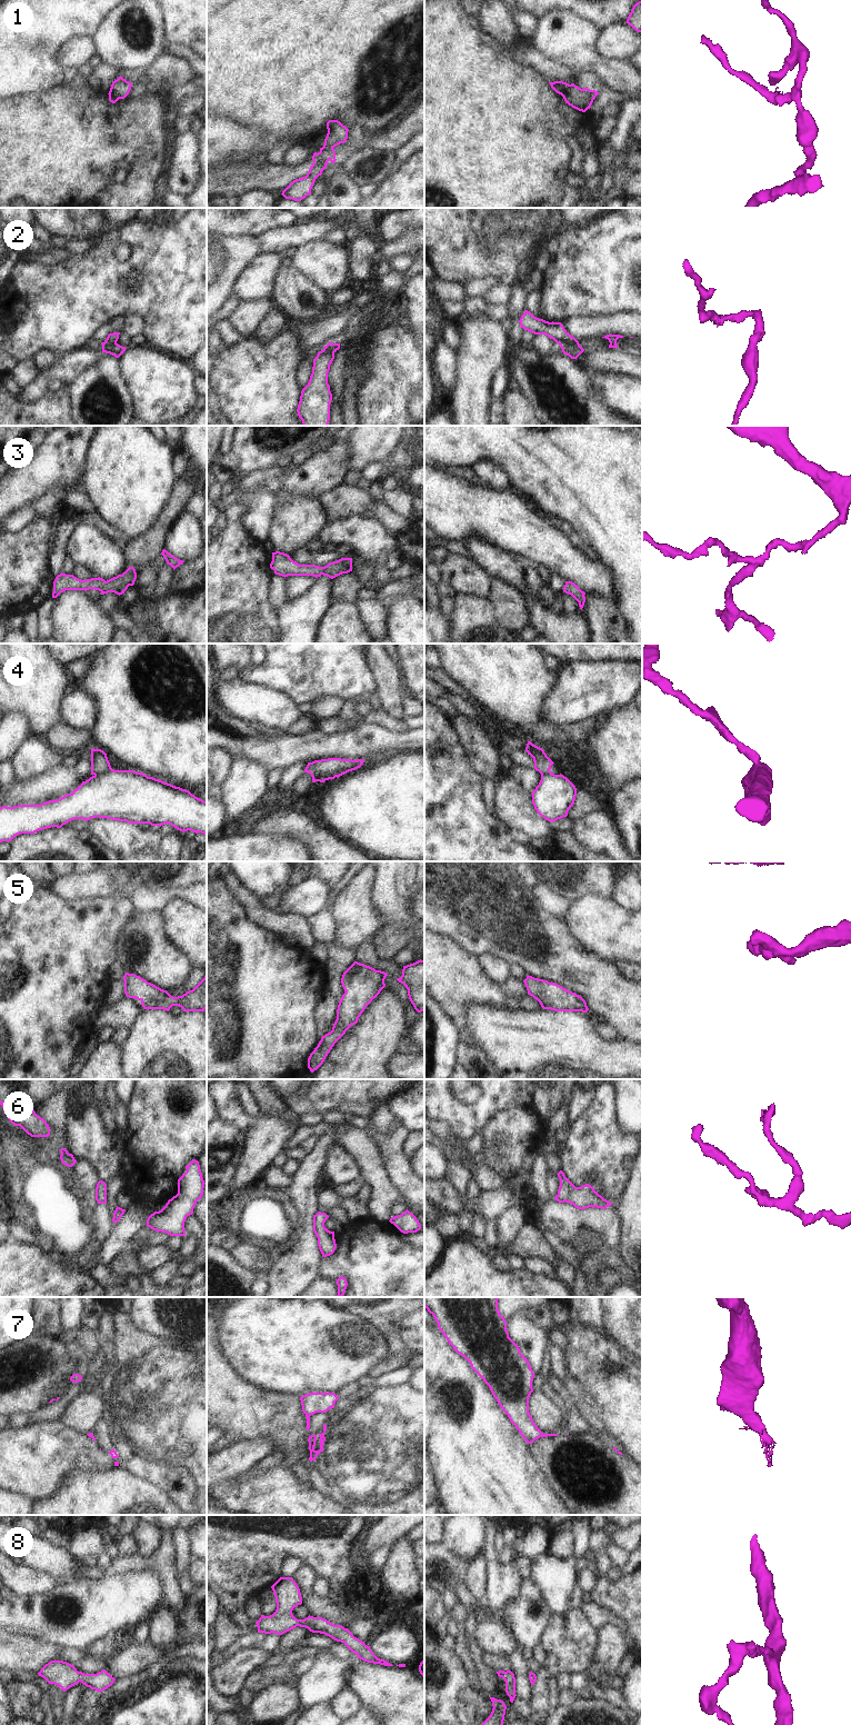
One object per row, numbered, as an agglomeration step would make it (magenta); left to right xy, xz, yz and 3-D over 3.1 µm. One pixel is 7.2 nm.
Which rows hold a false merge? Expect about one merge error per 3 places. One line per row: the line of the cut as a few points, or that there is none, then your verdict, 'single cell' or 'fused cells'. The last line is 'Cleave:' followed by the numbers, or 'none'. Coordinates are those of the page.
1: no cut | single cell
2: no cut | single cell
3: no cut | single cell
4: xy (111, 768), (94, 775) | fused cells
5: no cut | single cell
6: no cut | single cell
7: xy (88, 1434), (92, 1436) | fused cells
8: no cut | single cell
Cleave: 4, 7

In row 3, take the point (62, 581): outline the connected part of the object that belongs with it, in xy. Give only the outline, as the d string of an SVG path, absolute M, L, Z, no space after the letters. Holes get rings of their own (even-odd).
M129 567L122 575L118 575L109 580L104 580L100 577L81 580L73 575L60 574L53 581L52 598L57 598L61 592L66 590L99 590L101 595L108 592L114 592L122 595L129 586L133 586L137 579L137 572L133 567Z

